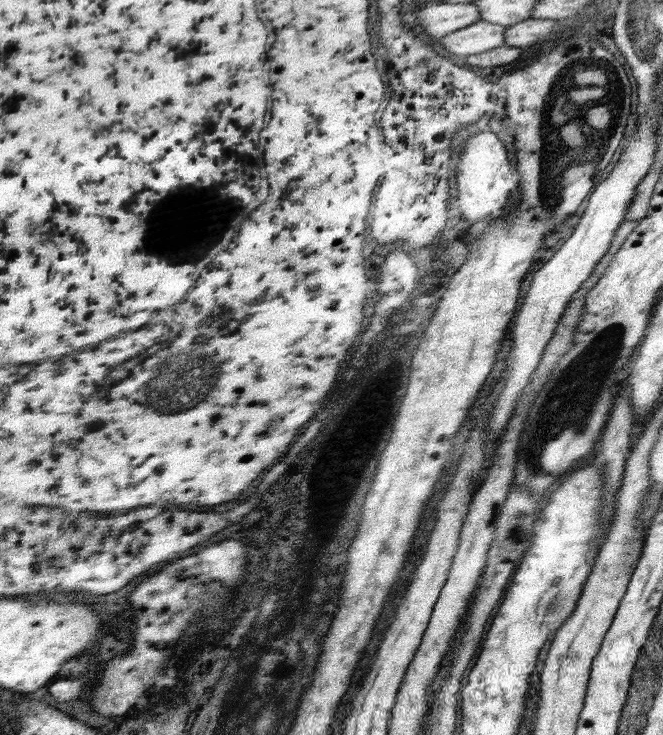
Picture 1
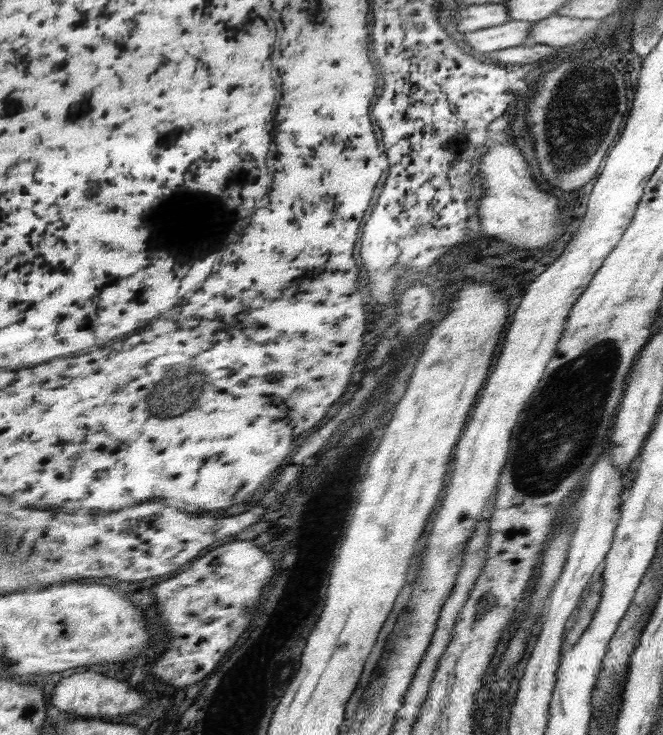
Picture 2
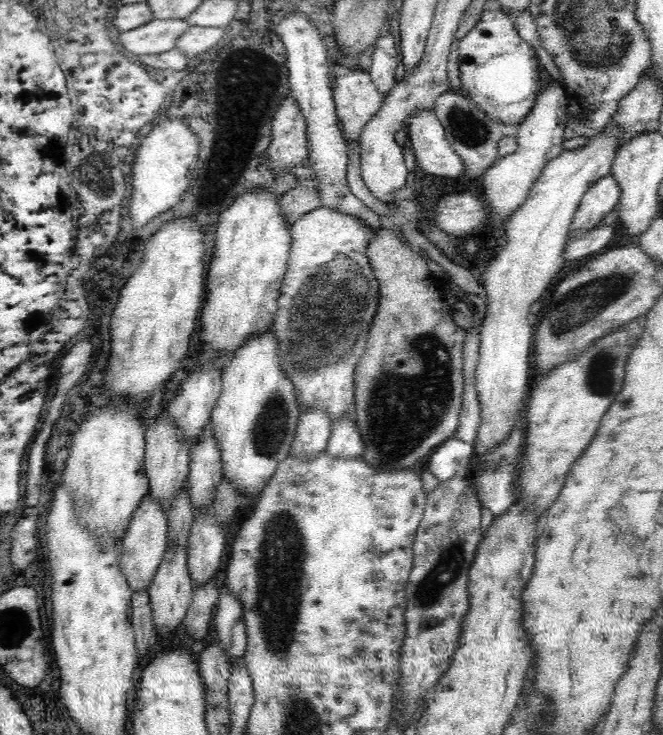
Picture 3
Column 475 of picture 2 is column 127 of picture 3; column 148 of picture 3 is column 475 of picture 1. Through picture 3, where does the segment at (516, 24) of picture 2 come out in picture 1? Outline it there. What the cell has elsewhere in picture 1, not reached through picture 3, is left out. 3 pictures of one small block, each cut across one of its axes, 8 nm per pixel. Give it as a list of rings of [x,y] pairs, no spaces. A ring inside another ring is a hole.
[[[477,20],[474,24],[466,26],[439,38],[442,48],[456,54],[456,56],[472,56],[486,51],[503,47],[505,44],[506,26],[500,26],[485,20]]]

